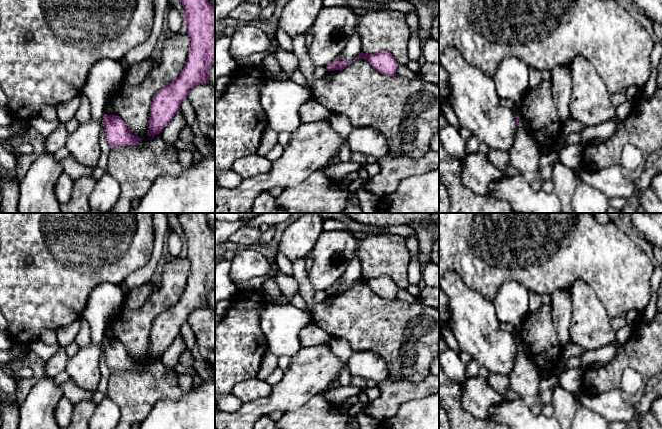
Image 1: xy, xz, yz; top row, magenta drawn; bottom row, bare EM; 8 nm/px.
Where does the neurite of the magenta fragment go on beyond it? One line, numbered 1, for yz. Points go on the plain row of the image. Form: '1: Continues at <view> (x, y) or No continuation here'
1: No continuation here

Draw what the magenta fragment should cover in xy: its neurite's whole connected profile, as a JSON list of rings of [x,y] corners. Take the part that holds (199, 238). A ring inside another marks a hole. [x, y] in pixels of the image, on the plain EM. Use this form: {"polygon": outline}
{"polygon": [[[179,213],[184,242],[191,266],[187,286],[178,302],[159,314],[151,327],[148,360],[155,360],[173,343],[191,312],[209,307],[209,292],[215,288],[215,232],[208,226],[206,213]]]}

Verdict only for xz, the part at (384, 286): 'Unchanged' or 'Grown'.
Unchanged

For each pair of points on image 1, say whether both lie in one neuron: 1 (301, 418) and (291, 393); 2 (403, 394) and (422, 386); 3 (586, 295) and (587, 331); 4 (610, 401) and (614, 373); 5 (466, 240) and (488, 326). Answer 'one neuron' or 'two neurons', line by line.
1: two neurons
2: one neuron
3: one neuron
4: two neurons
5: two neurons

